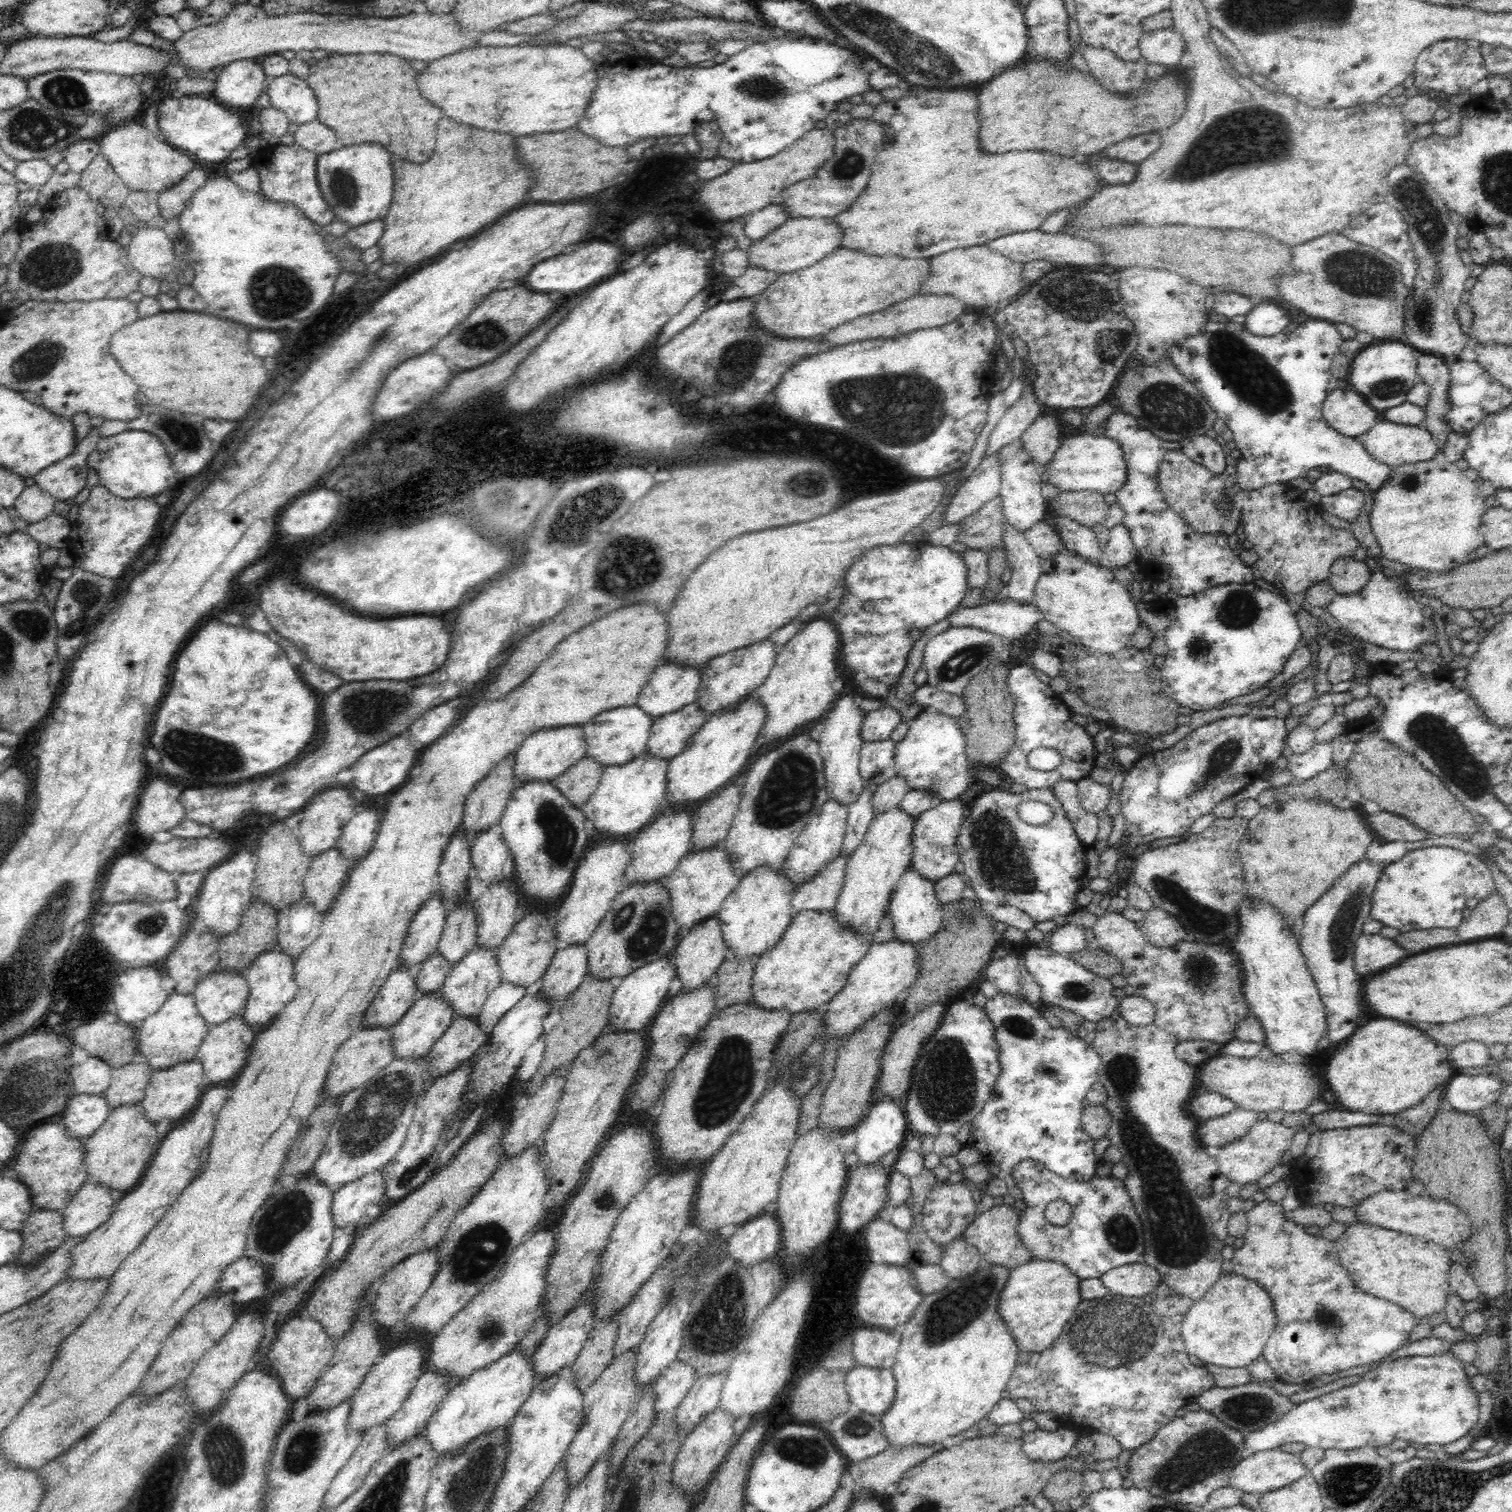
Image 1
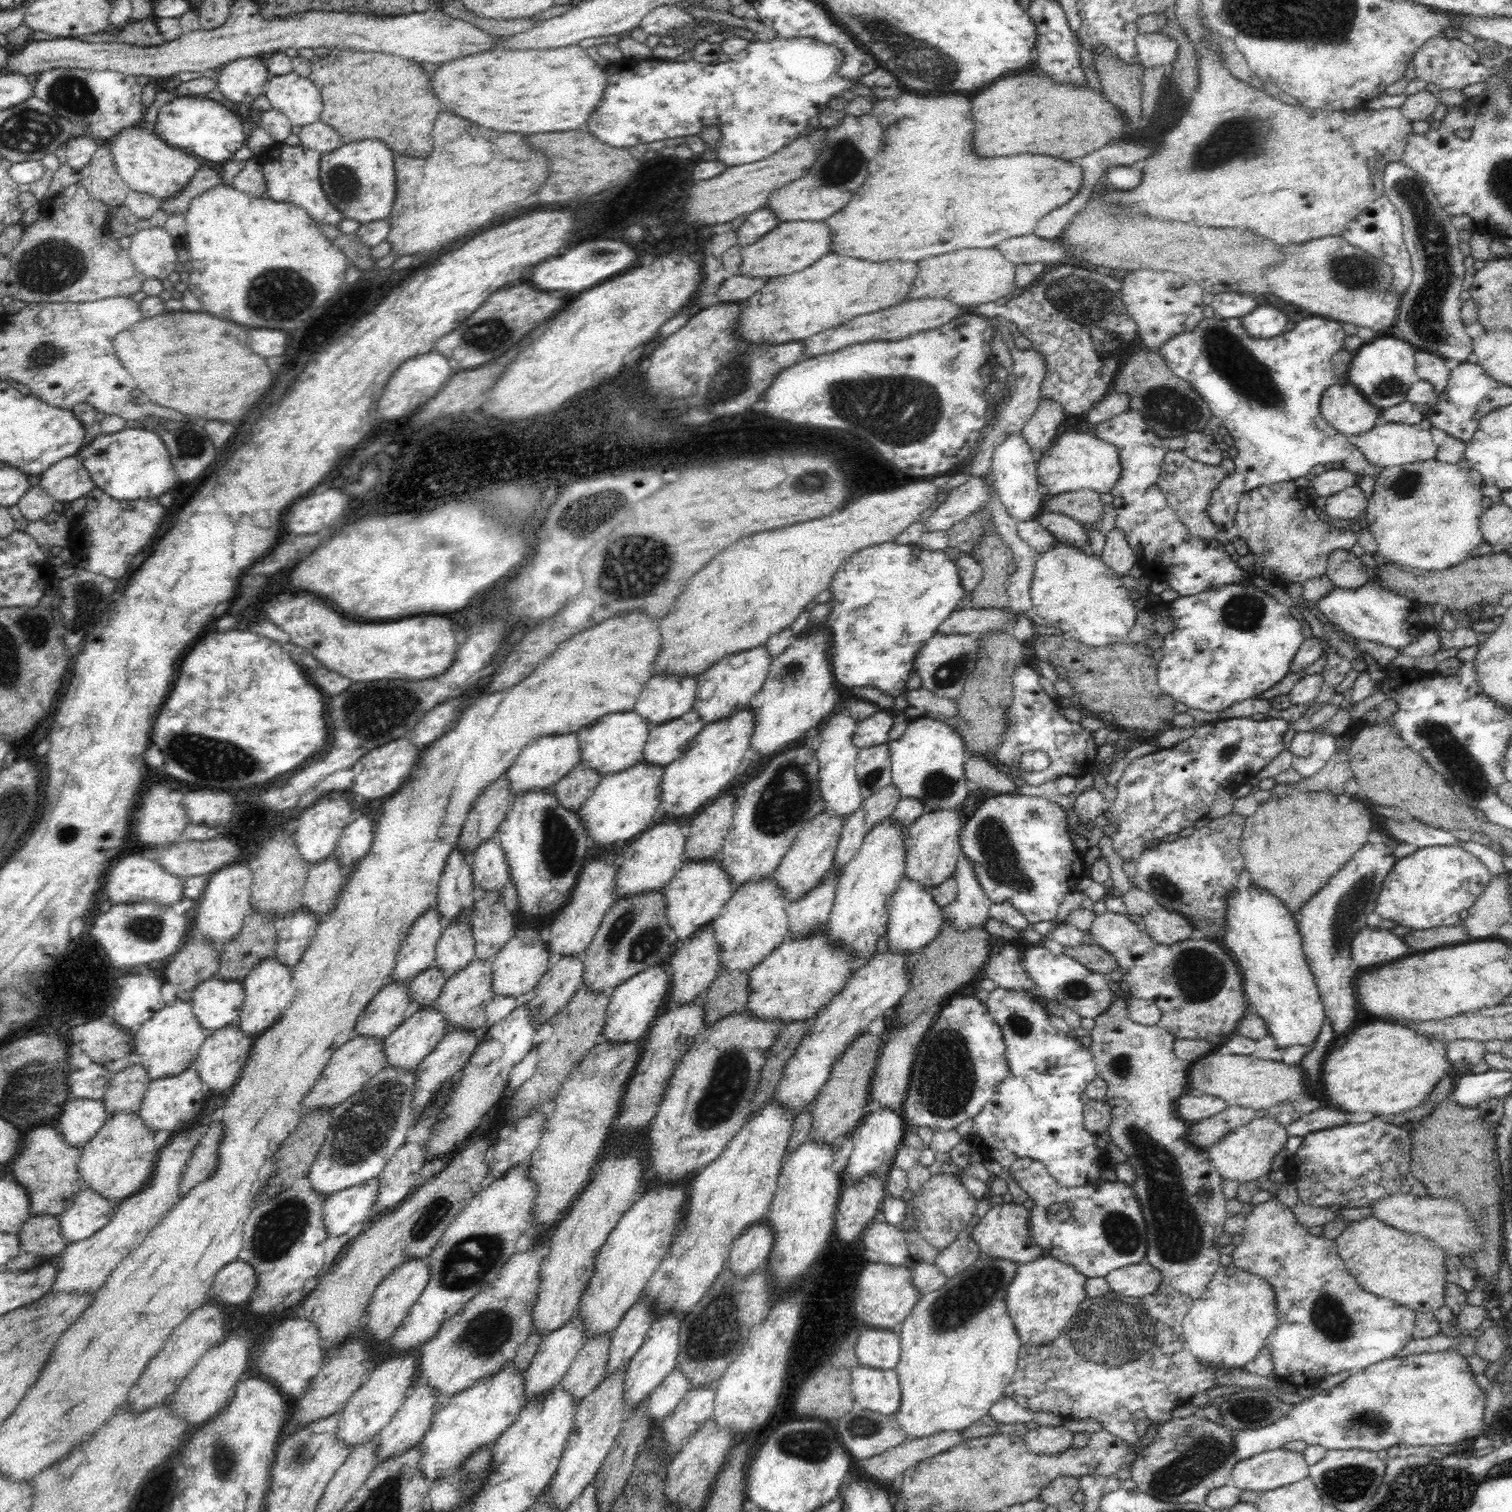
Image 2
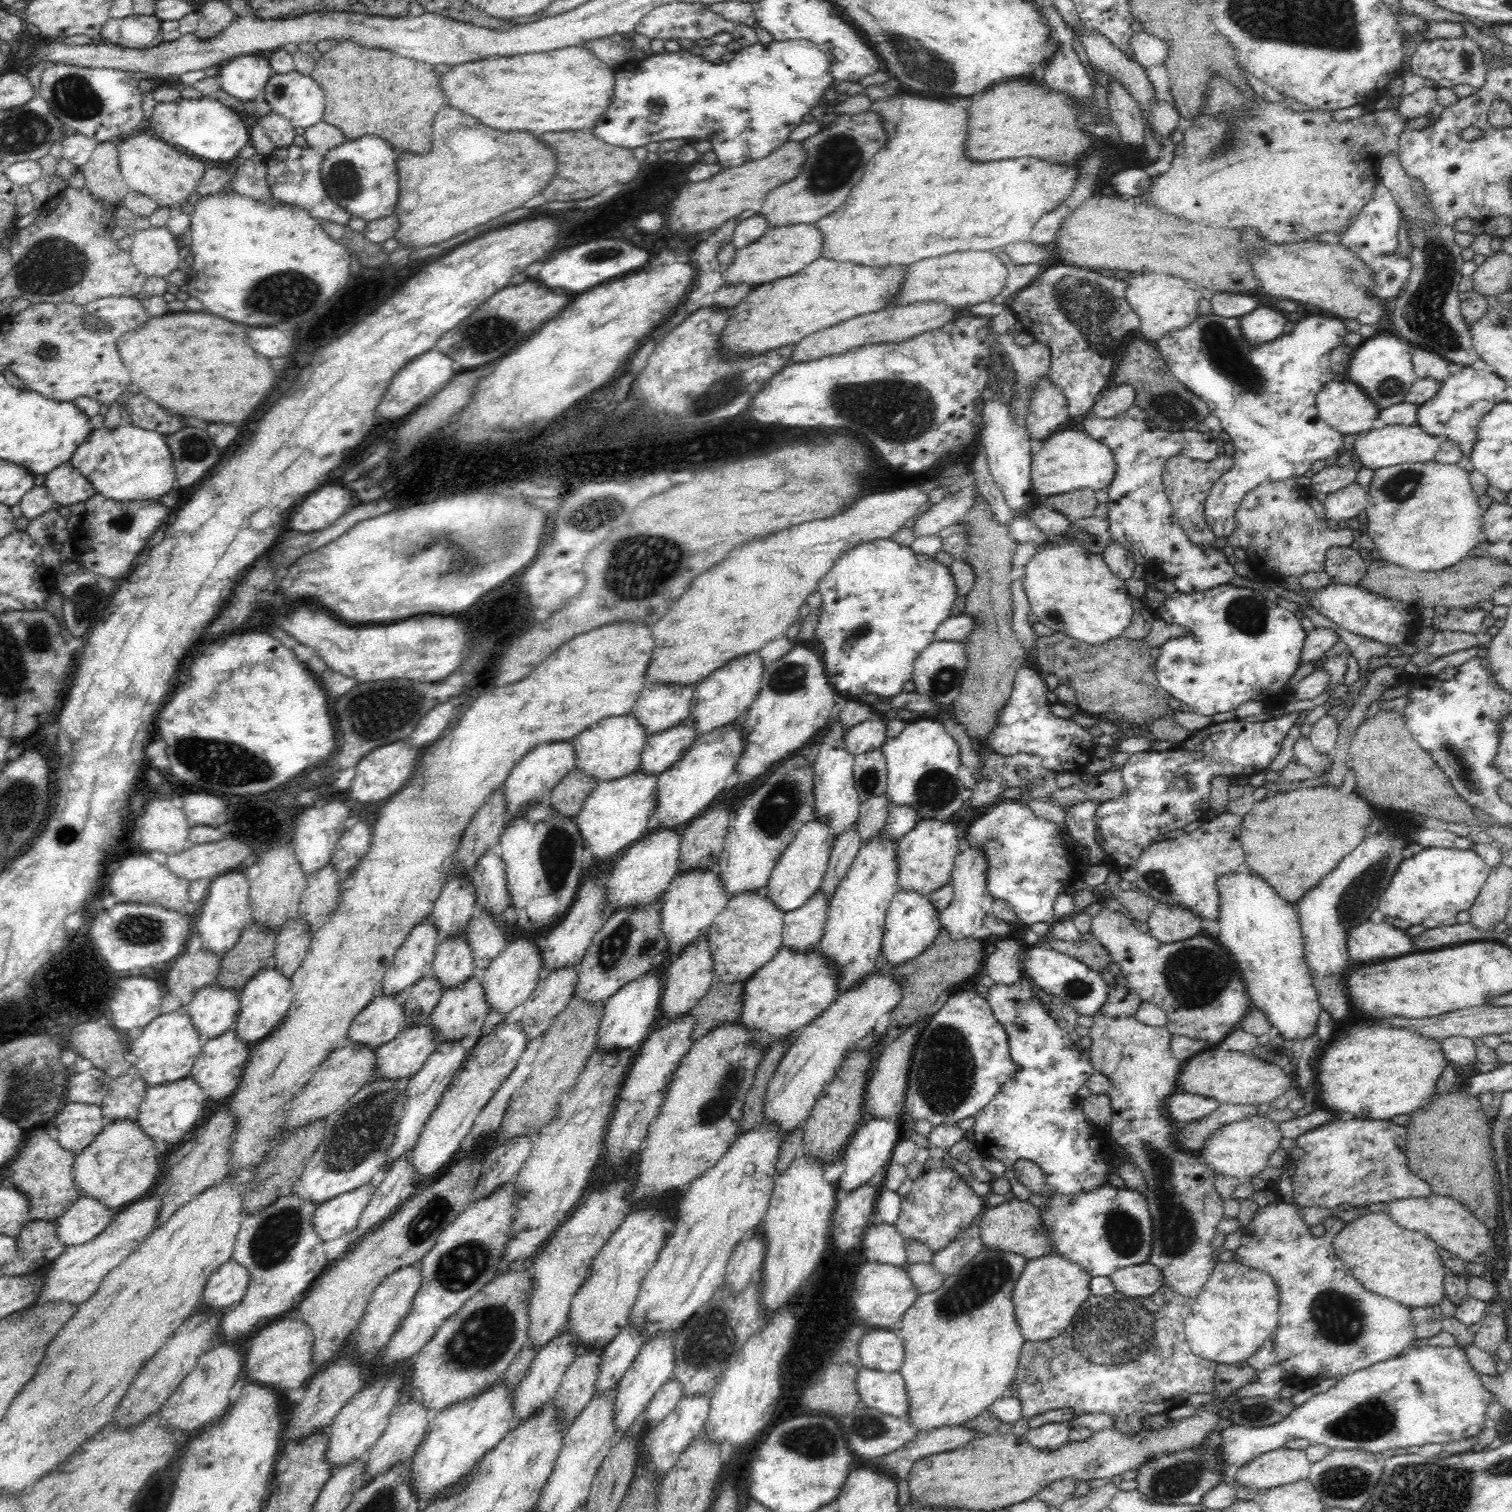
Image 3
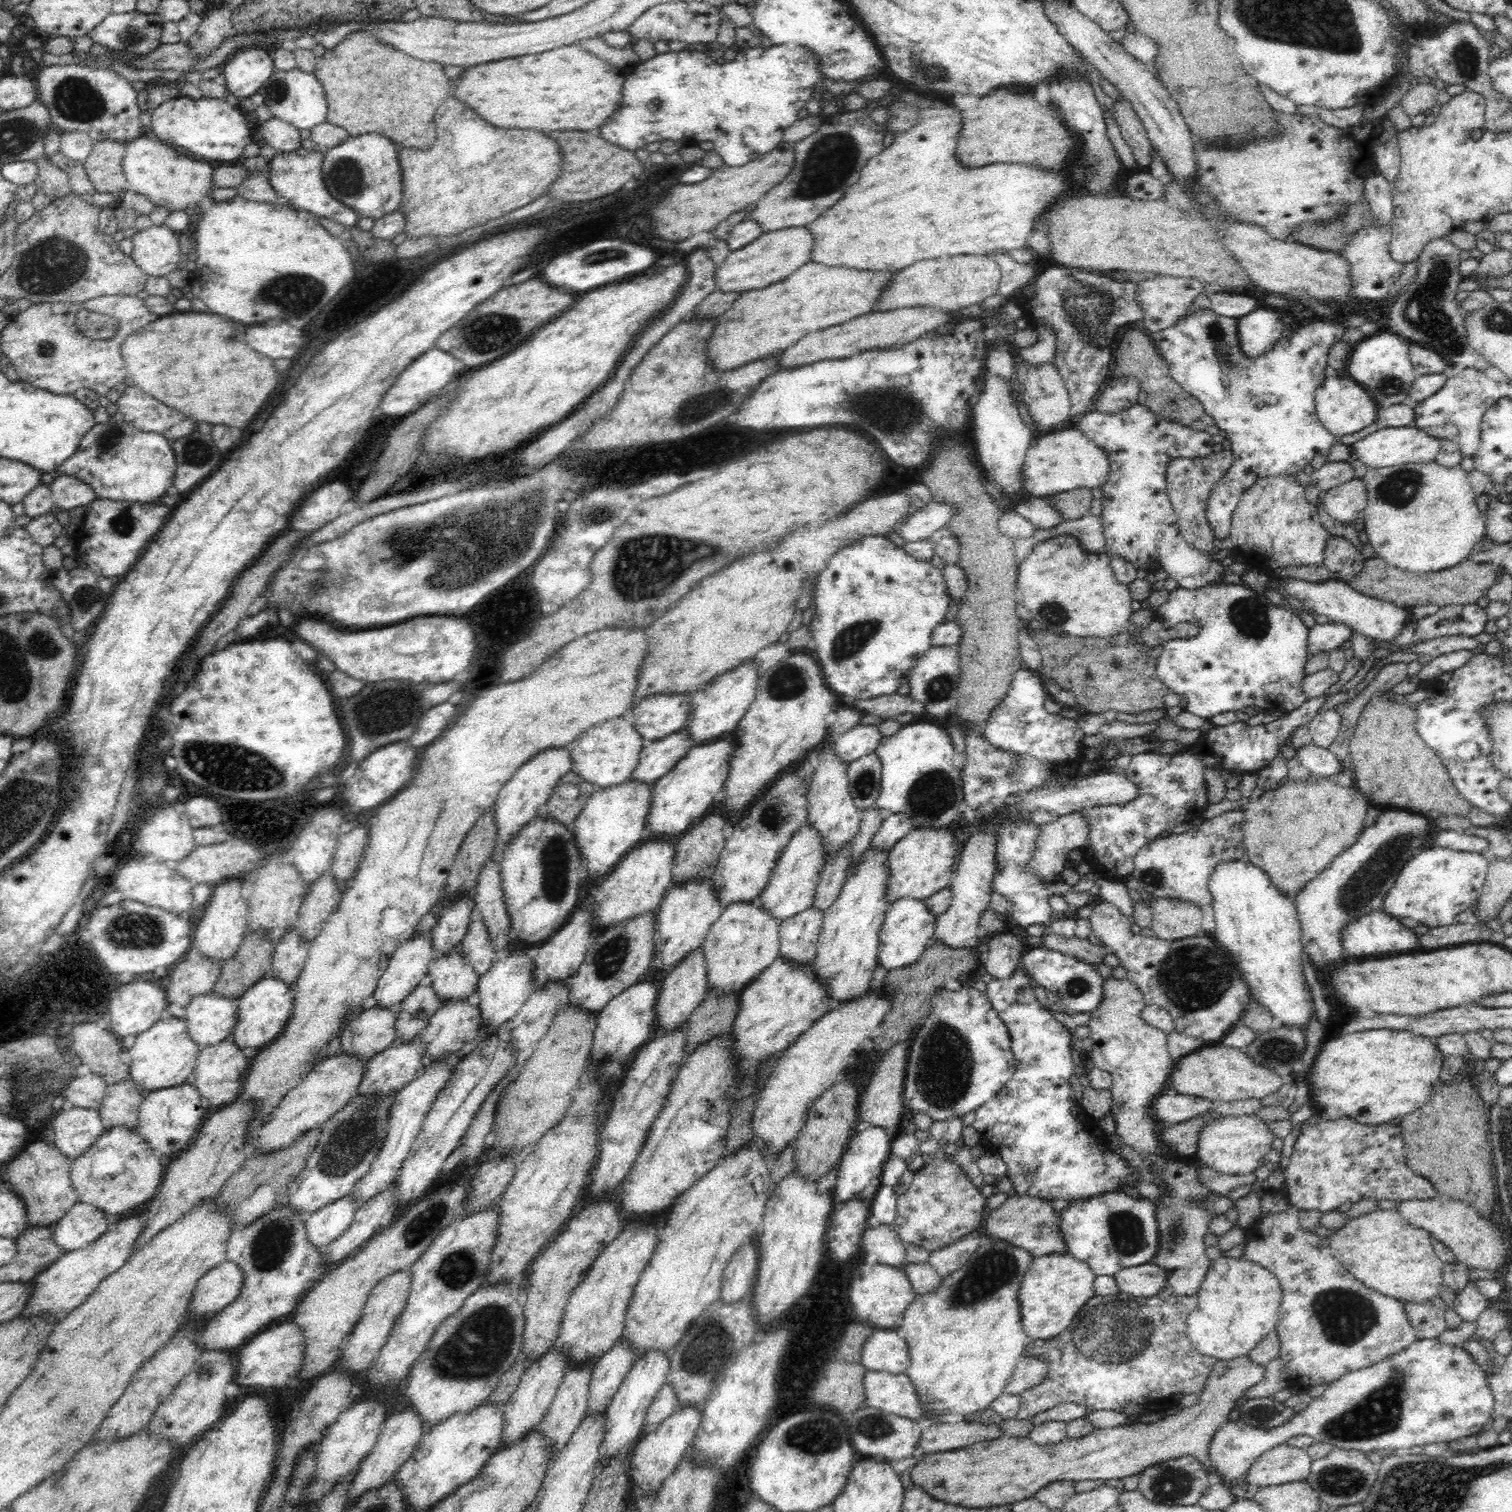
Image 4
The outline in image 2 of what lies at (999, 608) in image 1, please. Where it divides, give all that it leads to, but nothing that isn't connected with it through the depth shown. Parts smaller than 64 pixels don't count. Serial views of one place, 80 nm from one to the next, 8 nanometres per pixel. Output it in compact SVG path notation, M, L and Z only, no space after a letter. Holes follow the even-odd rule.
M976 608L957 609L938 628L942 635L1002 632L1006 626L1014 627L1018 620L1010 608L1006 610L977 610Z

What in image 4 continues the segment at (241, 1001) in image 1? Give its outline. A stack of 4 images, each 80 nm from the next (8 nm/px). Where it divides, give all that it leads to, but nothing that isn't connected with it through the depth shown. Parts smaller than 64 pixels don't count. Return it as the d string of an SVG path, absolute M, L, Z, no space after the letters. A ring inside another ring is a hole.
M214 990L195 996L185 1009L188 1035L202 1049L224 1040L237 1023L238 1001Z

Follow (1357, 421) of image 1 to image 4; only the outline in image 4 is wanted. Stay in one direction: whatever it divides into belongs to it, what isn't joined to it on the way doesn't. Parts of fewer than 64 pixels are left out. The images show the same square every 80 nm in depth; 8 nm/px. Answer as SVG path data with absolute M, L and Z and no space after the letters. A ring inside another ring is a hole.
M1327 378L1316 390L1315 411L1320 422L1338 440L1346 434L1360 432L1362 428L1374 424L1379 406L1364 388L1360 387L1352 378Z

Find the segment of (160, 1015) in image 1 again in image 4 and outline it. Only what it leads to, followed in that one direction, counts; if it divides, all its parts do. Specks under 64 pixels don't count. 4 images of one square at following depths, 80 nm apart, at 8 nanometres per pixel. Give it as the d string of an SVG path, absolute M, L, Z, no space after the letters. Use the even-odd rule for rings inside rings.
M168 1016L164 1021L156 1021L127 1044L130 1056L129 1078L140 1087L144 1098L149 1092L184 1084L194 1070L201 1048L188 1035L186 1028L186 1019Z

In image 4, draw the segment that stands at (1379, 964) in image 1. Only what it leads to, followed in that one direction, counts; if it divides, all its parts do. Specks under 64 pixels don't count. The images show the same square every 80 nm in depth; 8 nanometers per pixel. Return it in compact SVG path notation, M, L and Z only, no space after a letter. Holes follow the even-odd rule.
M1383 909L1368 912L1348 922L1344 926L1342 934L1342 946L1344 952L1351 958L1380 958L1380 956L1390 956L1390 954L1400 954L1400 952L1410 952L1418 948L1418 938L1414 932L1406 926L1402 926L1398 920L1386 914Z

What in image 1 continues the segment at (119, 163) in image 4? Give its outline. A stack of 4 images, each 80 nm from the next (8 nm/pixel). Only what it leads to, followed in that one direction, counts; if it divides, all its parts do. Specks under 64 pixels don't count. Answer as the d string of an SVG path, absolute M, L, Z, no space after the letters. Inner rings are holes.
M101 154L96 155L88 168L81 172L78 186L113 213L124 206L127 196L132 192L122 183L109 160Z

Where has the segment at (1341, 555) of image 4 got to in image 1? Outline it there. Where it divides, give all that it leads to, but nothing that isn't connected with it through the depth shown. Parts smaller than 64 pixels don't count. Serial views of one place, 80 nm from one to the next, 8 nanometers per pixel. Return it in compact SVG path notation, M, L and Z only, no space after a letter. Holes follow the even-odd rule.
M1338 558L1330 568L1328 581L1337 594L1358 594L1368 584L1372 572L1365 561Z

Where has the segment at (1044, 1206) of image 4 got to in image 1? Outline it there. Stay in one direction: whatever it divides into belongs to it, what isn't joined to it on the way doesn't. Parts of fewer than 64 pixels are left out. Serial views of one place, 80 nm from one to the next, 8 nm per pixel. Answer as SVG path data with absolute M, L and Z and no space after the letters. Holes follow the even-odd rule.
M991 1205L981 1210L977 1217L969 1224L962 1237L970 1245L976 1248L981 1254L985 1264L994 1264L996 1266L1007 1266L1012 1270L1015 1266L1032 1261L1030 1252L1021 1243L1018 1238L1017 1224L1020 1218L1020 1211L1014 1209L1014 1206Z

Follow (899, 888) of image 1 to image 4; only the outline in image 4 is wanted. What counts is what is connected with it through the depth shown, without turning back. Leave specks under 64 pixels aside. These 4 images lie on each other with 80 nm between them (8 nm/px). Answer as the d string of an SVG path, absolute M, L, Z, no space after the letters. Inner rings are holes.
M908 897L896 899L889 906L880 928L877 965L891 971L916 962L920 955L934 944L932 938L935 934L936 920L924 900Z

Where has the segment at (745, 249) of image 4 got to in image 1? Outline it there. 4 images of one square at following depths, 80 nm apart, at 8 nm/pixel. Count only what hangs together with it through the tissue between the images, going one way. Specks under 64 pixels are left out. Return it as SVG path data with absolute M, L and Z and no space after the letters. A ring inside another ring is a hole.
M834 217L789 218L782 226L776 227L768 236L750 246L750 250L746 253L748 264L750 267L776 271L780 275L796 272L796 270L802 270L816 264L821 258L840 248L842 236L844 236L844 230L840 230Z

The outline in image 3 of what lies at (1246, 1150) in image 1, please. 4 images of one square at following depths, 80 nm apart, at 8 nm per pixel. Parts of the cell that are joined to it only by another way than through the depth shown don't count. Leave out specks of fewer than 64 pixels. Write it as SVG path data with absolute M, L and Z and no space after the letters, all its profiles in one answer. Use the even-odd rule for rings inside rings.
M1256 1115L1216 1128L1212 1136L1208 1136L1208 1140L1204 1142L1201 1155L1216 1174L1250 1180L1268 1166L1268 1158L1274 1150L1280 1148L1282 1138L1278 1123L1262 1115Z

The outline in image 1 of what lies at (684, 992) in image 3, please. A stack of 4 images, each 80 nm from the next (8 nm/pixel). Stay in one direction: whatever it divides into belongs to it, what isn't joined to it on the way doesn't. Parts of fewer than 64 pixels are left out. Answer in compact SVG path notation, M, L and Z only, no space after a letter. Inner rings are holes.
M716 916L703 920L701 924L696 924L688 933L681 935L681 940L674 950L677 972L676 987L694 990L704 986L723 963L727 950L721 923Z

